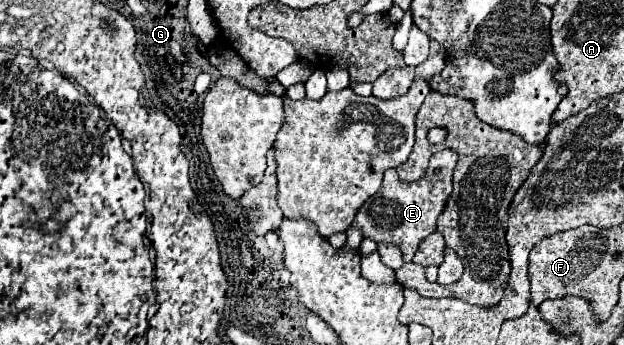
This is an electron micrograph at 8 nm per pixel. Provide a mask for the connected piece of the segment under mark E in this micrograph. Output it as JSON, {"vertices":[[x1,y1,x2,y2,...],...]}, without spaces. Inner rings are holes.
{"vertices":[[439,151,431,157,425,175,413,183,401,181,395,169,387,169,381,189,359,209,355,223,351,227,361,229,365,237,371,237,375,243,379,243,377,253,381,255,381,261,387,267,397,271,403,265,403,261,409,263,421,241,435,231,435,221,443,211,447,197,451,195,451,177,455,163,457,163,455,151],[401,253,403,253,403,261,401,261]]}

